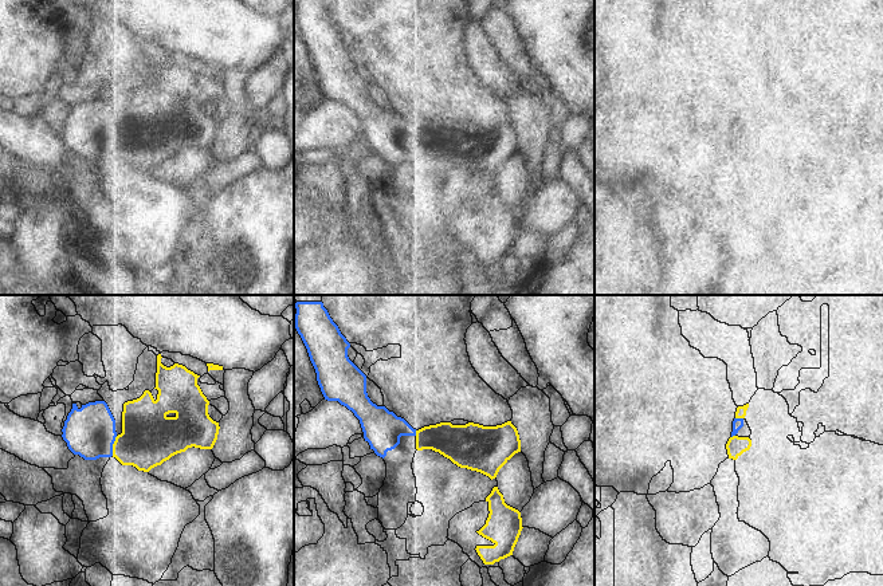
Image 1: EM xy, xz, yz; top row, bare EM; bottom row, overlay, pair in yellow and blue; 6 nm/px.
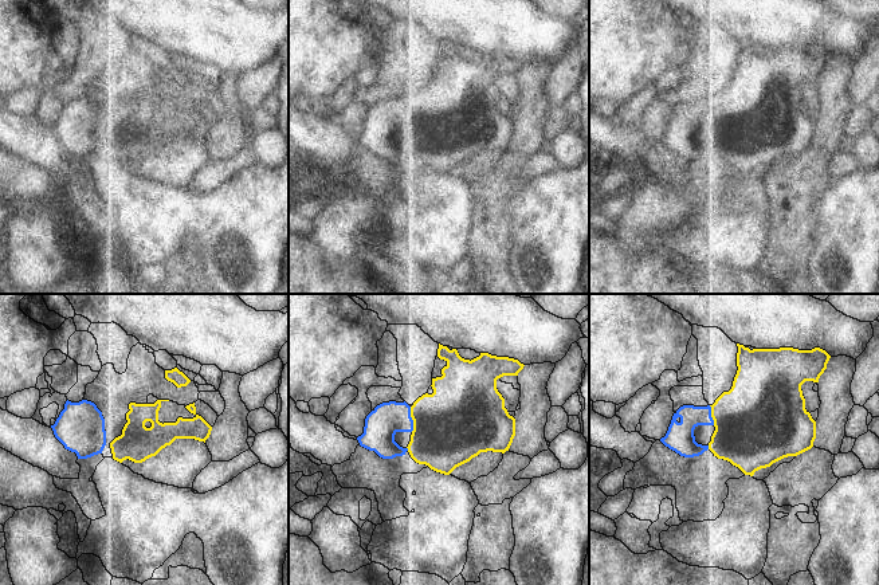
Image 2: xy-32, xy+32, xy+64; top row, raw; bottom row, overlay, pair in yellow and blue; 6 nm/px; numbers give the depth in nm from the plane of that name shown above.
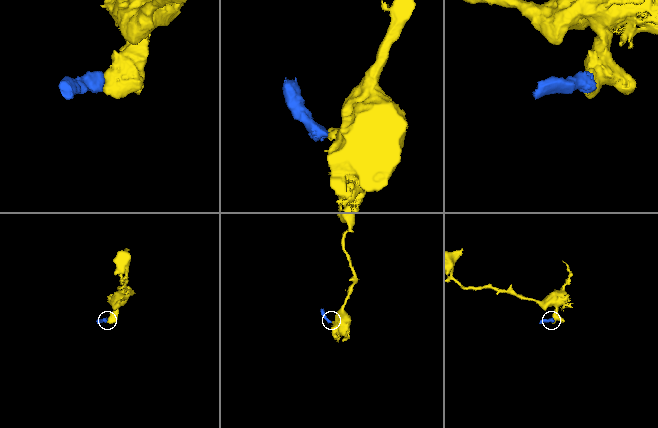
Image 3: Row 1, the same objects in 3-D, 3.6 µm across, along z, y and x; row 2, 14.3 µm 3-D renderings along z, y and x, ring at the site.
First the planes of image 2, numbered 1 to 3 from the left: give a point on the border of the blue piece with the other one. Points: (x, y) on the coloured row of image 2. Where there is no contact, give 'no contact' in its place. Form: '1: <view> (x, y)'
1: no contact
2: xy+32 (412, 419)
3: xy+64 (711, 415)

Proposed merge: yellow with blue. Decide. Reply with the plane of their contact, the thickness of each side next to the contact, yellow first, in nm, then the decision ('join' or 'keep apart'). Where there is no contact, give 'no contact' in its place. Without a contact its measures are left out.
contact in xy; calibres 320 and 300 nm; join

